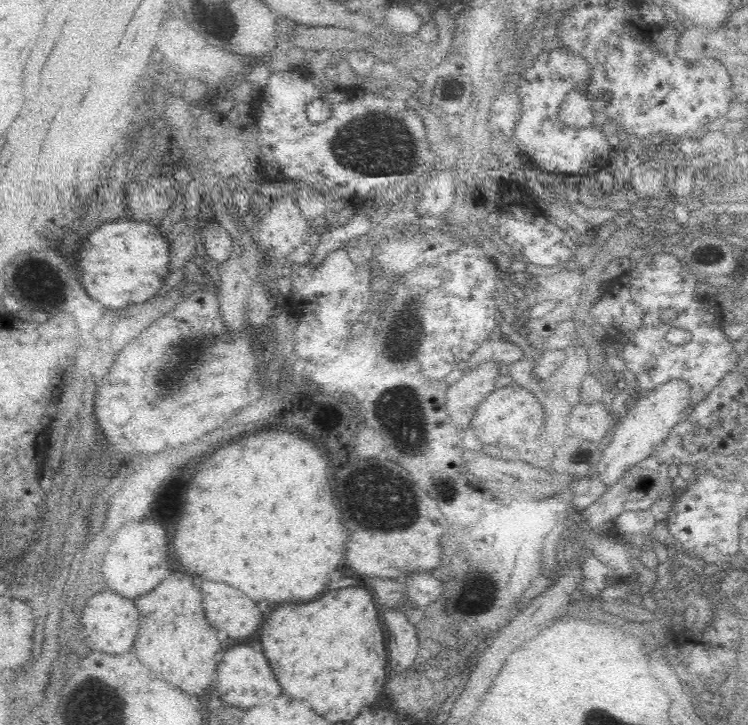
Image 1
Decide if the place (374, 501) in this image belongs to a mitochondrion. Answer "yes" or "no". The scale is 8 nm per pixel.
yes

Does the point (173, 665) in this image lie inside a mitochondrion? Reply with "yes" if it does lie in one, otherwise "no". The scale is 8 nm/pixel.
no

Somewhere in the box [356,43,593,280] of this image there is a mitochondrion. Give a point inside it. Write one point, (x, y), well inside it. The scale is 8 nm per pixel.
(452, 88)

